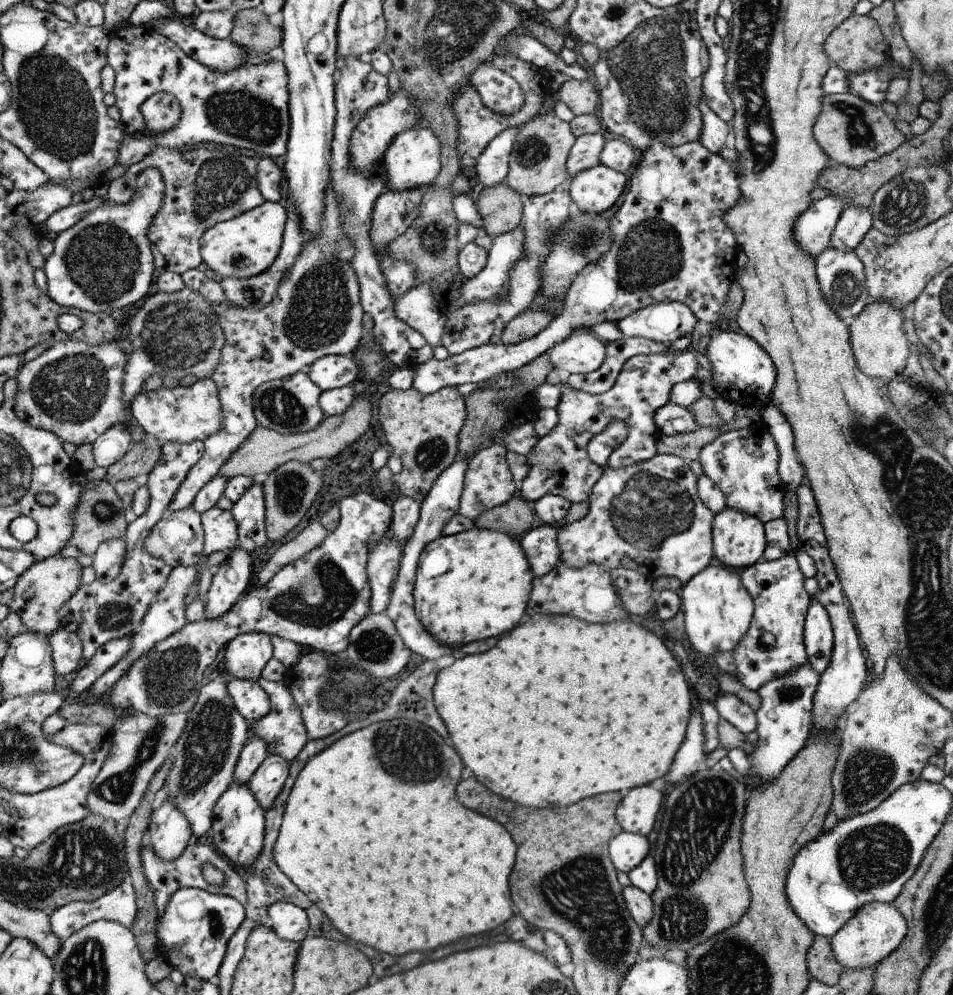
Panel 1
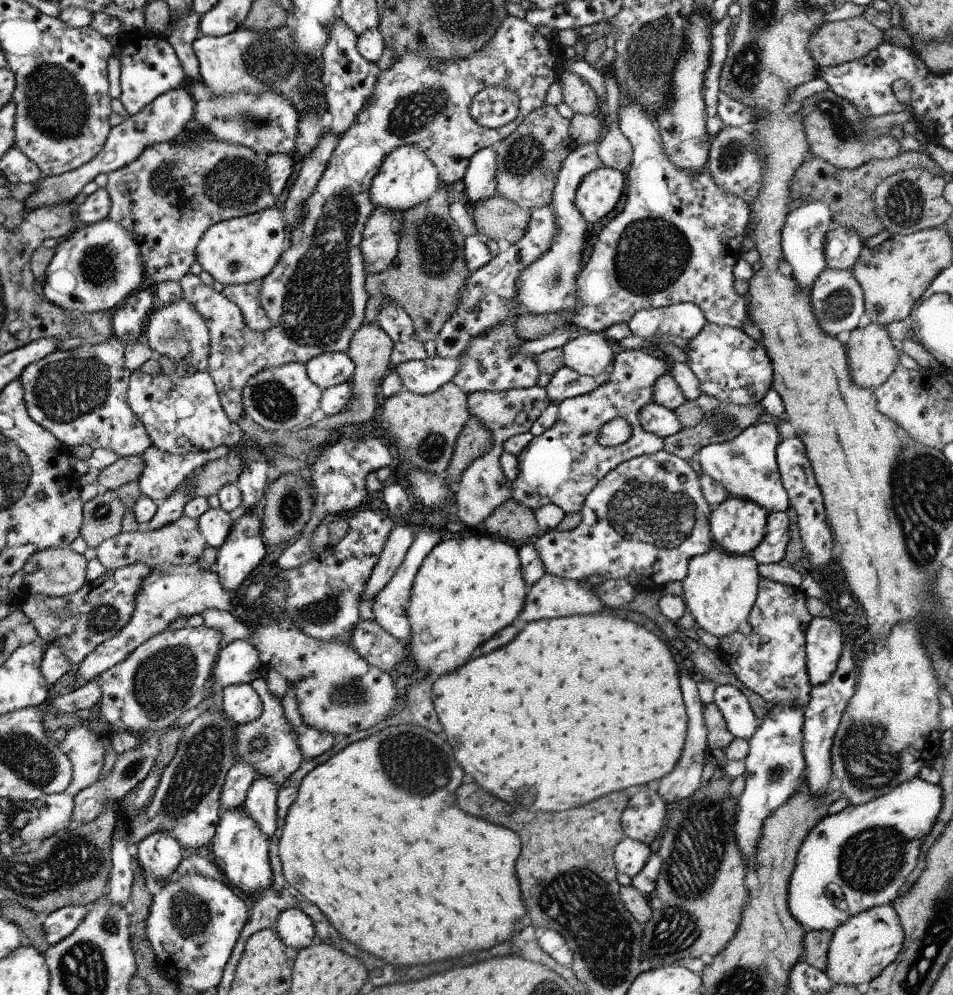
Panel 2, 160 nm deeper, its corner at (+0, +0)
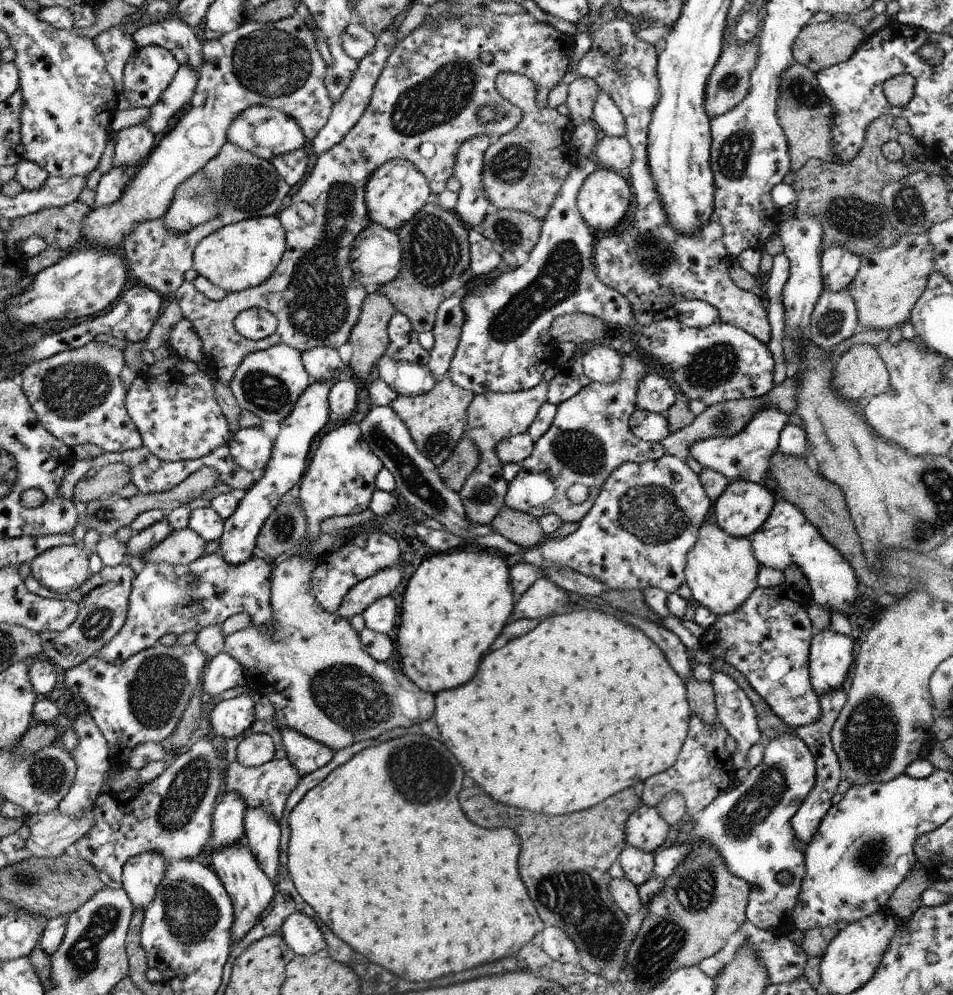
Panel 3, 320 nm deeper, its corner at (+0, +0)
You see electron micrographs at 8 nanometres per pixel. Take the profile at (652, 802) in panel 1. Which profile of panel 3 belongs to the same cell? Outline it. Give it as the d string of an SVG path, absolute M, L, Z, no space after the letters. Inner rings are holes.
M642 804L640 814L636 814L632 822L628 822L627 844L654 854L666 842L670 828L656 807Z

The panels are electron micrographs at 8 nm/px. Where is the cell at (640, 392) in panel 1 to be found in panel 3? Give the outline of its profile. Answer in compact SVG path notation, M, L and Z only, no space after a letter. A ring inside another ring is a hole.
M639 353L625 354L624 370L619 380L610 384L591 382L580 389L578 394L557 406L557 411L550 428L534 444L534 450L526 461L522 461L522 470L511 480L505 507L522 511L536 518L557 514L564 523L579 523L592 508L602 485L613 470L626 463L643 463L662 458L666 452L662 443L653 443L639 439L631 429L630 420L638 405L638 386L647 373L646 366L639 362ZM582 484L588 488L589 496L580 504L572 503L568 498L568 488Z

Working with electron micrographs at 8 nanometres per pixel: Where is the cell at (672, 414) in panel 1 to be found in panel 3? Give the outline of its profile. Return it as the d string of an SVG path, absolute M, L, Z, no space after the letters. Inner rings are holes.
M636 408L630 420L631 429L639 439L661 443L672 433L666 414L651 413Z

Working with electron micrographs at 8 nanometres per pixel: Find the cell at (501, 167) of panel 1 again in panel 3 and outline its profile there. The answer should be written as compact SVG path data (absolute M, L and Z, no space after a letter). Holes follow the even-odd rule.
M488 135L469 138L460 145L455 158L454 177L461 184L455 209L469 229L480 229L491 210L483 187L483 158L493 140Z

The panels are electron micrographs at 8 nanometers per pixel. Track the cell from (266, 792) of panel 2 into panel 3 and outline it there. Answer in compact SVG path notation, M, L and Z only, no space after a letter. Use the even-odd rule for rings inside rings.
M246 809L244 817L245 840L251 853L259 861L273 883L279 878L279 854L281 845L281 828L279 822L264 809Z

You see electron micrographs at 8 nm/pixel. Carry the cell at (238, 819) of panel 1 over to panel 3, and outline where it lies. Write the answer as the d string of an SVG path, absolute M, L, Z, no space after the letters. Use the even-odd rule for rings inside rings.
M246 840L214 850L211 868L222 879L223 885L226 887L227 893L231 895L231 901L235 905L235 922L231 926L233 948L255 928L264 912L270 908L270 904L275 898L276 884L259 867L259 861L251 853Z

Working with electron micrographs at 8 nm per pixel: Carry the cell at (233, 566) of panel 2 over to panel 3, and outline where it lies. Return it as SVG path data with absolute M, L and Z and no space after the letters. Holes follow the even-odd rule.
M335 380L313 382L296 401L290 416L279 422L280 432L275 439L274 448L271 450L270 461L264 466L263 471L257 475L257 479L251 488L240 495L236 510L225 520L223 535L220 539L219 552L233 565L242 564L253 557L252 550L256 546L256 538L259 538L262 524L266 524L284 496L292 489L297 488L306 470L306 460L310 454L310 444L316 438L319 430L322 430L328 420L333 418L329 409L328 393Z

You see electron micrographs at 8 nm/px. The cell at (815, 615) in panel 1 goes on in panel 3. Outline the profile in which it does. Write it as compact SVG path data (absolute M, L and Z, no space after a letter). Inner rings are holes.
M829 628L814 633L809 650L809 677L814 692L822 697L840 689L855 661L856 649L851 636Z

